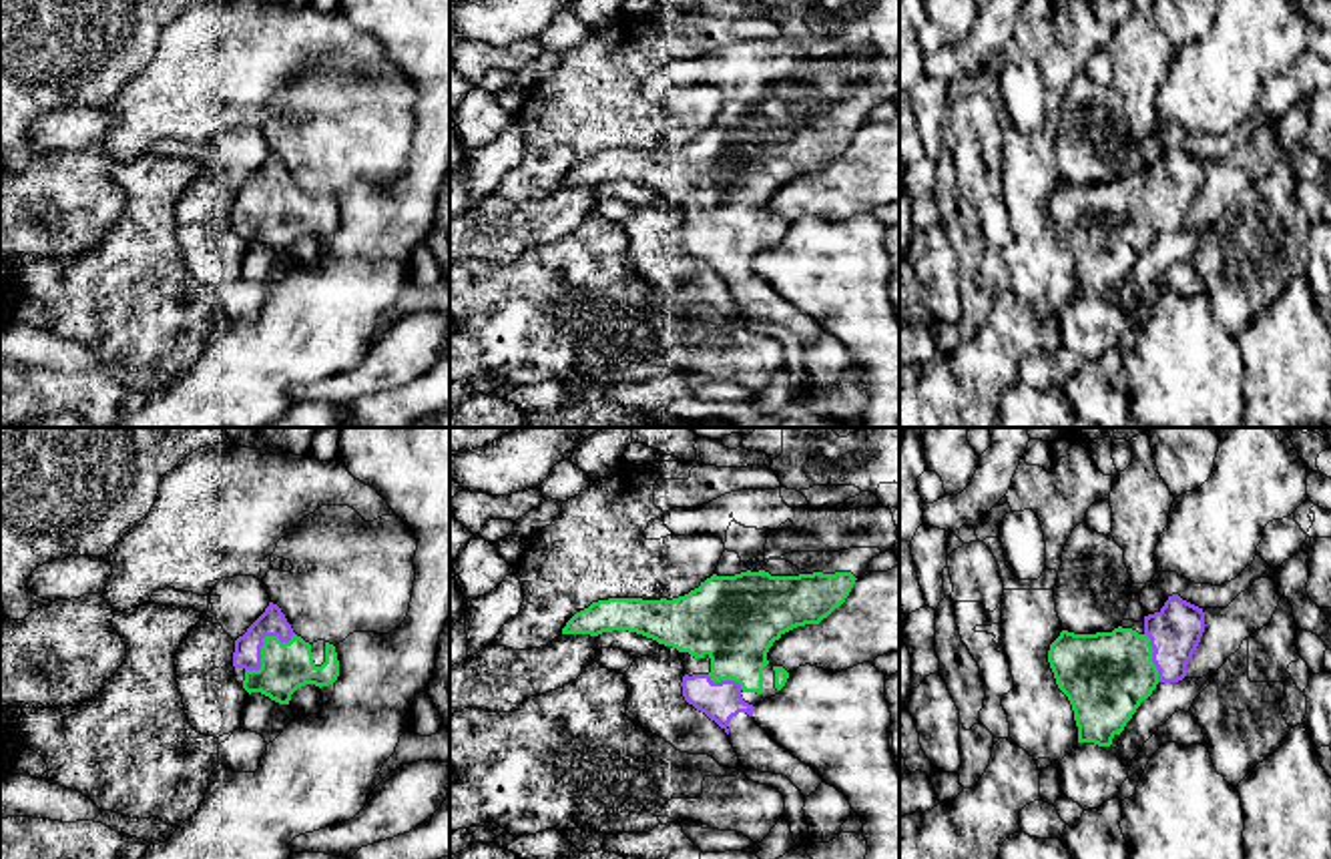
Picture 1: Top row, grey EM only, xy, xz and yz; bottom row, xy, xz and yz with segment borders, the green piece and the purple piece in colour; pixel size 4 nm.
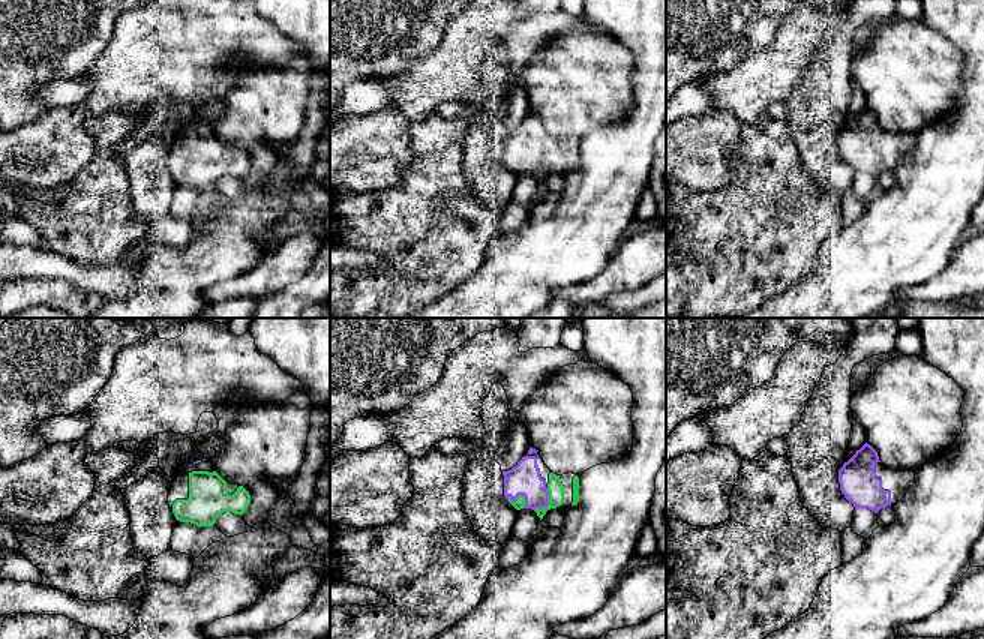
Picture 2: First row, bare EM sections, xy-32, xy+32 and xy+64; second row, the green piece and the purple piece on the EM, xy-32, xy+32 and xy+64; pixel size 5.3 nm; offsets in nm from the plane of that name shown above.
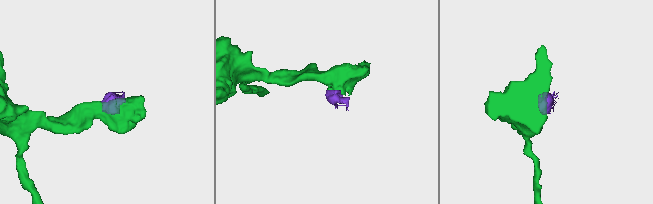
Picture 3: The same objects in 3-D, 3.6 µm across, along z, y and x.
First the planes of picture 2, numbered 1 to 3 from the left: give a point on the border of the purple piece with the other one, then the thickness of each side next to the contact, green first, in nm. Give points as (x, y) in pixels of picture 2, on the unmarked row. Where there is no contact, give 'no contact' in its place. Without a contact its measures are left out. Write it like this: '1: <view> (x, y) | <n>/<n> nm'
1: no contact
2: xy+32 (521, 159) | 60/170 nm
3: no contact

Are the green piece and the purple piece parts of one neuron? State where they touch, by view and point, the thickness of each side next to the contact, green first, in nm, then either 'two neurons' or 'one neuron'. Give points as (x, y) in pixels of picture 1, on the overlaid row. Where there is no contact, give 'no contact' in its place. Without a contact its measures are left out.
contact xy (263, 645); calibres 200 and 110 nm; one neuron

